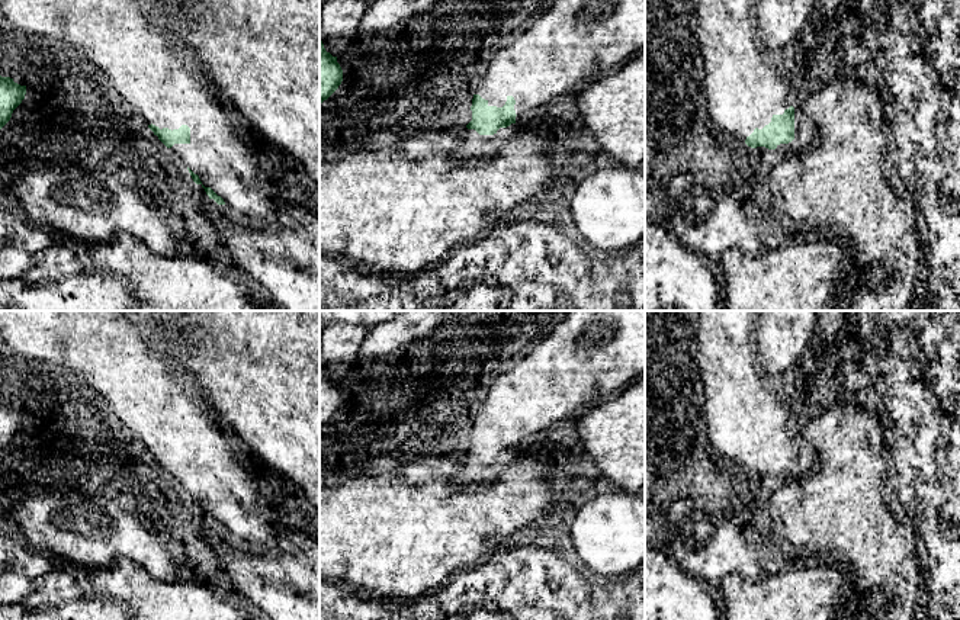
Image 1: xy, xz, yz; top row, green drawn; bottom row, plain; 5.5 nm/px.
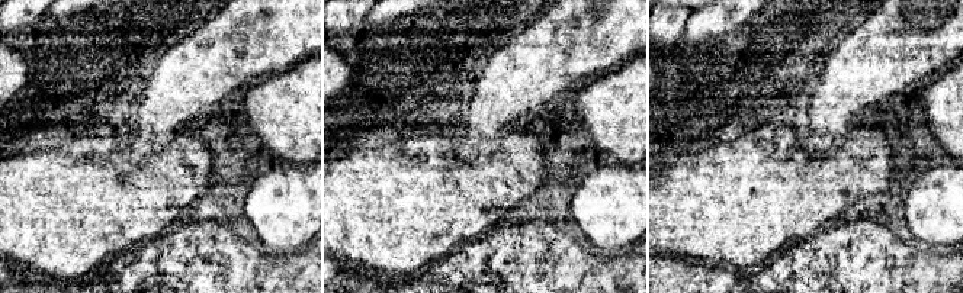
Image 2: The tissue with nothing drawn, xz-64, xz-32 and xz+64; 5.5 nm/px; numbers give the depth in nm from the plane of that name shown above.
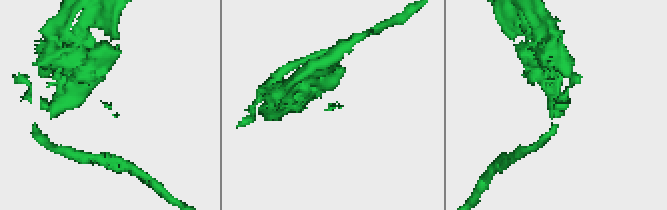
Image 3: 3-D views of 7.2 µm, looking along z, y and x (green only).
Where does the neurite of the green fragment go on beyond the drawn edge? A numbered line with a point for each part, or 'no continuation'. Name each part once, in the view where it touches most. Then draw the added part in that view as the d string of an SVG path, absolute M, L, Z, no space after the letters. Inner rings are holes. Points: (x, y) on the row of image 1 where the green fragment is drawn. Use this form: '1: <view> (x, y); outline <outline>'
1: xz (459, 127); outline M469 109L466 118L459 119L453 123L444 123L442 126L433 126L428 132L436 132L436 131L440 131L440 129L452 129L455 132L455 136L479 138L488 147L491 147L494 138L511 138L521 128L520 119L521 119L521 116L517 115L514 123L511 123L507 128L500 128L494 135L479 135L475 129L466 128L466 125L472 121L472 110Z

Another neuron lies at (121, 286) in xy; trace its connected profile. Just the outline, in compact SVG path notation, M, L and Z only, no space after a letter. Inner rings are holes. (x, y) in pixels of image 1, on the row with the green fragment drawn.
M97 270L28 283L0 279L0 311L139 311L137 293L122 274Z

